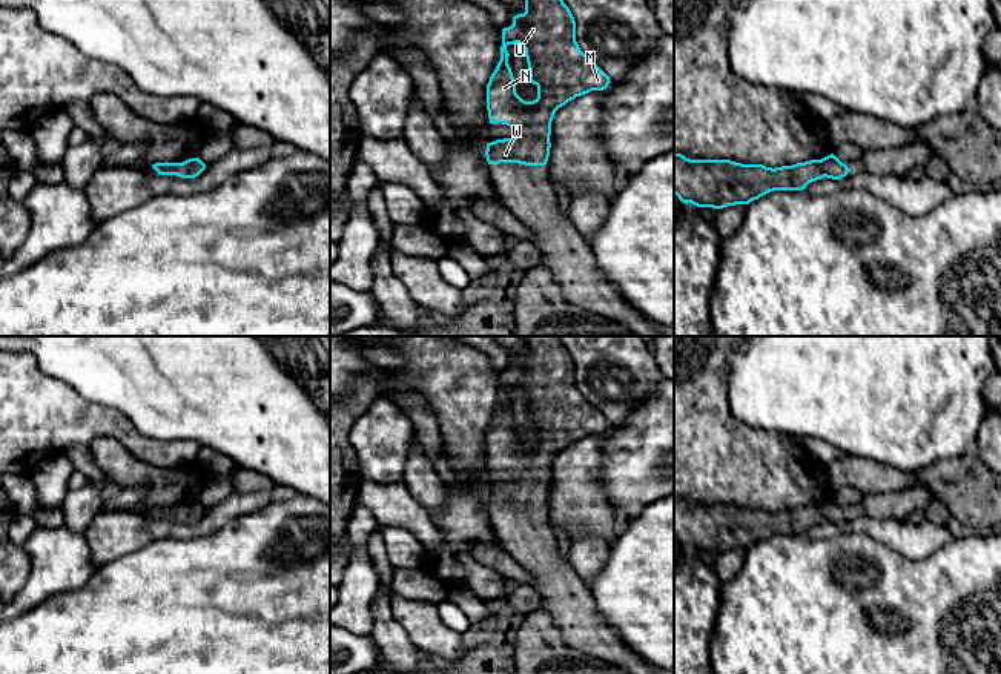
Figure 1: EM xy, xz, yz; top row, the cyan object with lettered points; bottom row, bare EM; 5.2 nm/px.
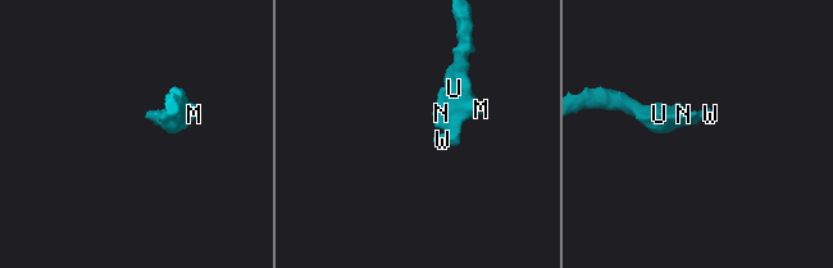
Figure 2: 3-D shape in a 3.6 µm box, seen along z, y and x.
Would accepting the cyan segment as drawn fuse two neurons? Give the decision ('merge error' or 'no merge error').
no merge error

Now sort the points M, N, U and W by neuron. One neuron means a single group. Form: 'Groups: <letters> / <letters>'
Groups: M N U W

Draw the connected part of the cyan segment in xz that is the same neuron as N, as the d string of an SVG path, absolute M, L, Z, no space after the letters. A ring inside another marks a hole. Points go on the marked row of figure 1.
M525 0L525 12L514 15L513 25L502 29L500 60L487 84L490 123L510 126L514 137L487 144L488 164L545 166L550 157L551 121L556 111L576 97L606 89L610 83L610 77L580 51L576 41L576 21L563 0ZM514 43L525 49L530 83L537 86L537 98L533 101L522 100L516 92L507 51L507 46Z

